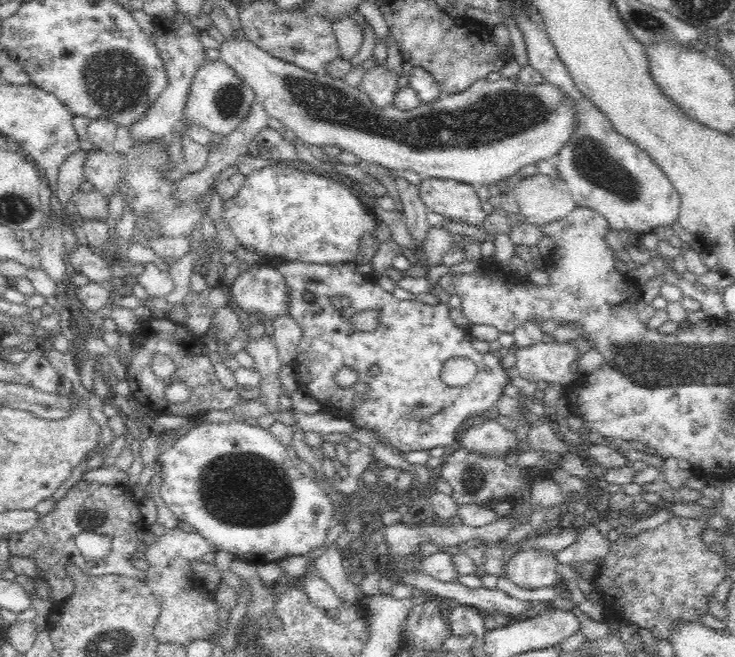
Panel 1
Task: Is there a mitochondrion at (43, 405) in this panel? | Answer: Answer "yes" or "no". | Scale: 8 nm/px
yes

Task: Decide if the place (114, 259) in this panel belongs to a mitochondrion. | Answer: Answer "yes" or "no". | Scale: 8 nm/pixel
no

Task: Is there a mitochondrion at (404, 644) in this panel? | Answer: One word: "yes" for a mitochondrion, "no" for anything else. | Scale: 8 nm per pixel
no

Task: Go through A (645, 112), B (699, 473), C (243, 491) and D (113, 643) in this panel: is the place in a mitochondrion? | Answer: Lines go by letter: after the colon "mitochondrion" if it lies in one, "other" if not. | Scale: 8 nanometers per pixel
A: other
B: other
C: mitochondrion
D: mitochondrion

